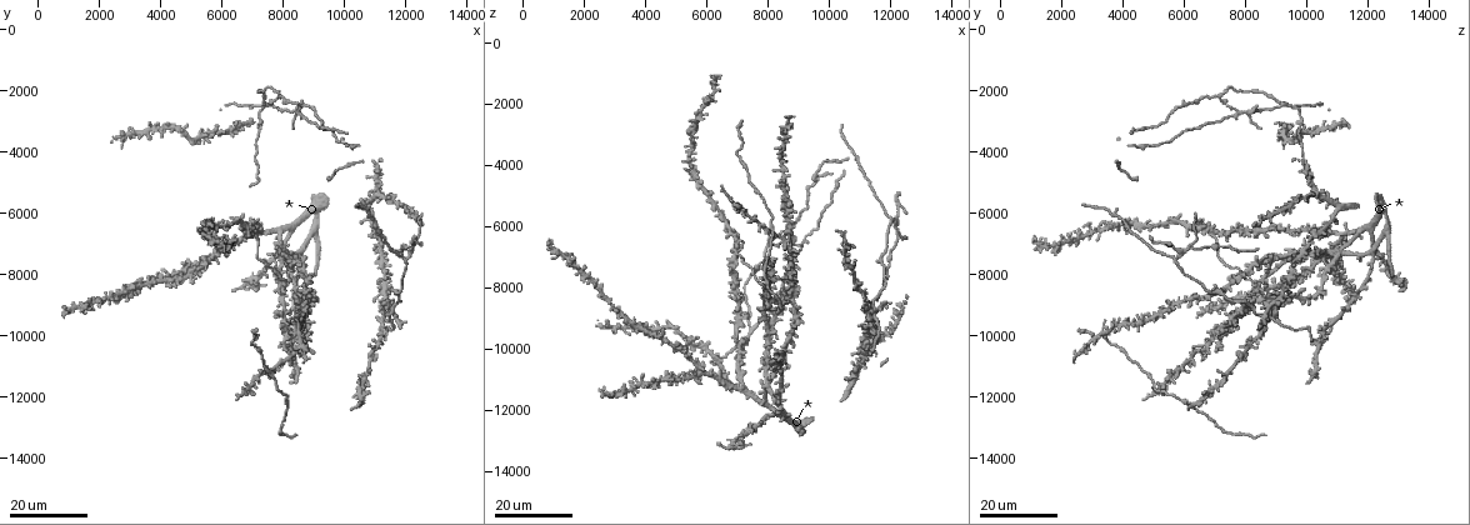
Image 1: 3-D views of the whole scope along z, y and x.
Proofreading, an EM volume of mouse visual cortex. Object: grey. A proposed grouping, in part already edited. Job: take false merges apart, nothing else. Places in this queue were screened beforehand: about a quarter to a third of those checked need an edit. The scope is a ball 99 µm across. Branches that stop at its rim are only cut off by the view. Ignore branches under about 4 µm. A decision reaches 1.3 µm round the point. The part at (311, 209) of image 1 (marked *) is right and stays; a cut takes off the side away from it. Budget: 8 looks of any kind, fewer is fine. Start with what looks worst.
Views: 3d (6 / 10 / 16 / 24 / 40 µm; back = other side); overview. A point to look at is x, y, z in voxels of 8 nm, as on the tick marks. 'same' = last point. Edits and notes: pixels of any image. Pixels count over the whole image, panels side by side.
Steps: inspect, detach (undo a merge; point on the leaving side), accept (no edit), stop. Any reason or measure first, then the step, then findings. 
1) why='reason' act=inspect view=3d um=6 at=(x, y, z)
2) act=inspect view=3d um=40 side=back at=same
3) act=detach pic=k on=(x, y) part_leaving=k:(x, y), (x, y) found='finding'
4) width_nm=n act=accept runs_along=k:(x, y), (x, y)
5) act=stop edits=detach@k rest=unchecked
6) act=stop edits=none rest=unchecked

act=inspect view=3d um=24 at=(11900, 7600, 5700)

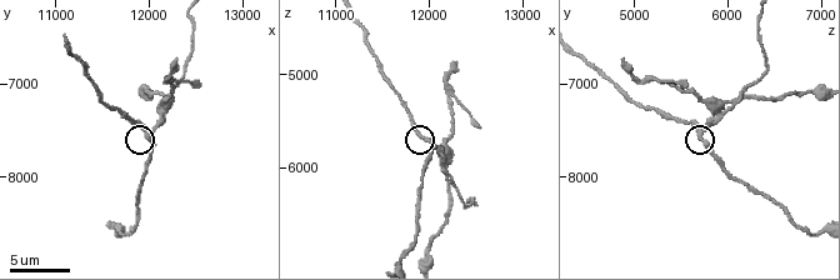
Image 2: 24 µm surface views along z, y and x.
why='zoom in' act=inspect view=3d um=10 at=(12000, 7500, 5700)

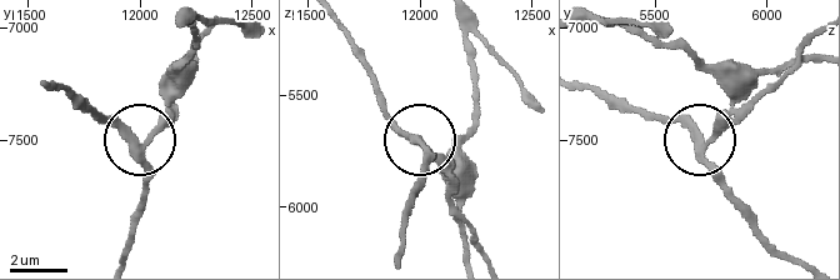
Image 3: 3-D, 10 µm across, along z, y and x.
width_nm=250 act=detach pic=3 on=(173, 116) found='two neurons meet here'

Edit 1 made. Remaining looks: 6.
act=inspect view=3d um=16 at=(7500, 11300, 5800)

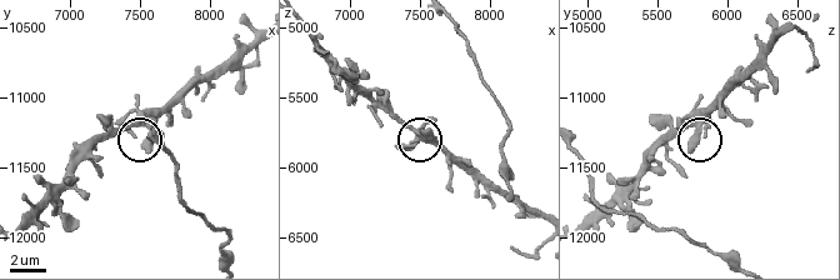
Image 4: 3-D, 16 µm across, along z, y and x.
act=inspect view=3d um=6 at=(7600, 11260, 5780)

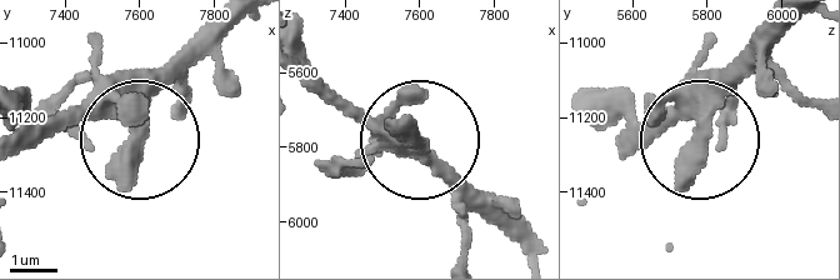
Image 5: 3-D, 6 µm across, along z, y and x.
side_arm_um=16 act=accept runs_along=5:(229, 25), (156, 96), (140, 136), (109, 121), (25, 121) found='continuous, no second neuron'

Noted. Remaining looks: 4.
why='thin arm on a thick one' act=inspect view=3d um=24 at=(6600, 12000, 4900)

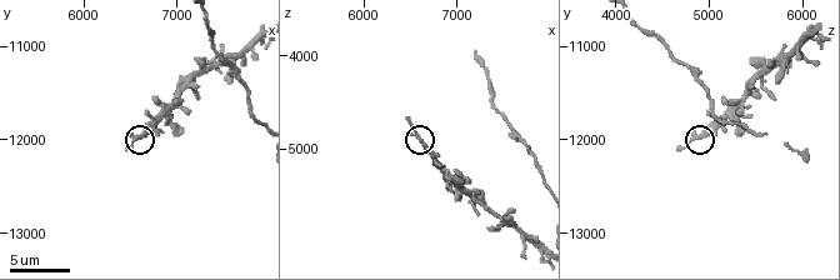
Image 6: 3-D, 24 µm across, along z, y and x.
why='closer look' act=inspect view=3d um=10 at=(6600, 11950, 4900)

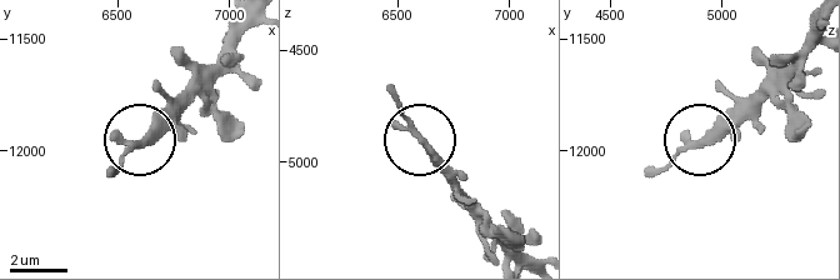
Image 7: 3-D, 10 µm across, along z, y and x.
act=accept runs_along=7:(815, 31), (773, 81), (653, 173) found='one neuron here'

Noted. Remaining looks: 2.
why='four-way junction' act=inspect view=3d um=24 at=(8000, 7600, 9200)

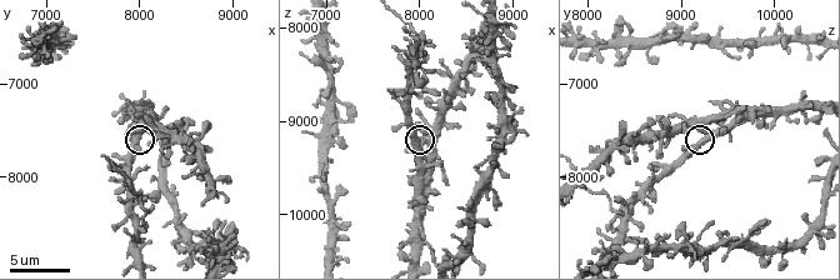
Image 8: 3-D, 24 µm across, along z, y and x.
act=inspect view=3d um=6 at=(7950, 7550, 9250)

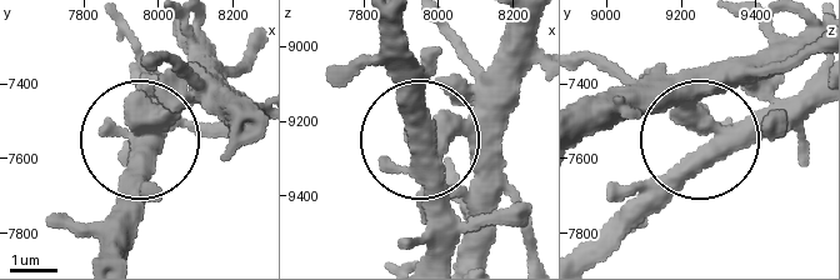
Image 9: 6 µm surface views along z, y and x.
width_nm=460 act=accept runs_along=9:(425, 250), (418, 63) found='continuous, no second neuron'

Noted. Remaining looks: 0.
act=stop edits=detach@3 rest=unchecked

